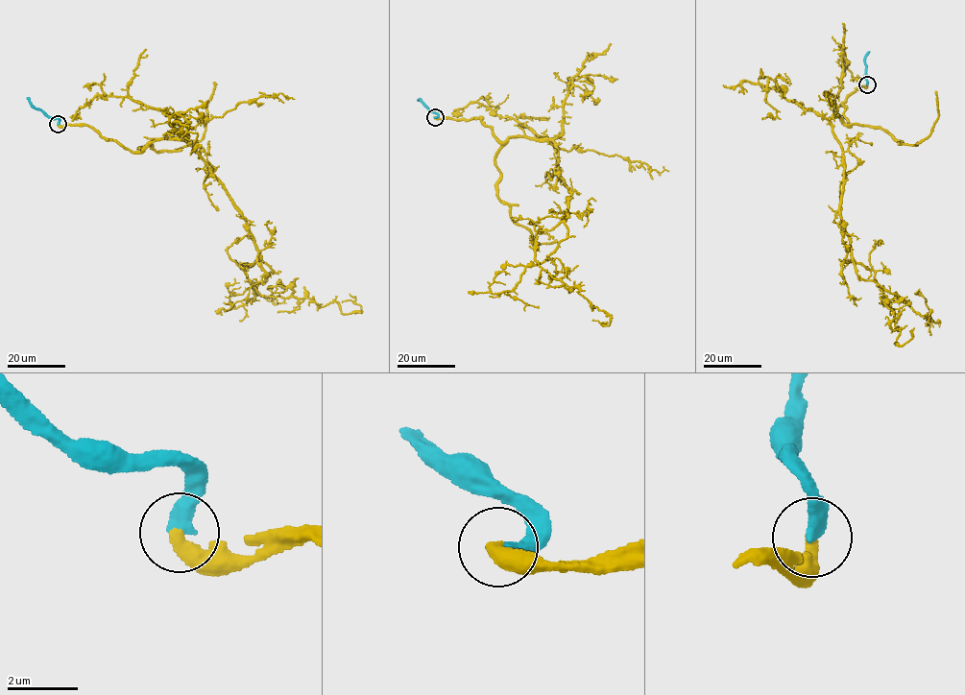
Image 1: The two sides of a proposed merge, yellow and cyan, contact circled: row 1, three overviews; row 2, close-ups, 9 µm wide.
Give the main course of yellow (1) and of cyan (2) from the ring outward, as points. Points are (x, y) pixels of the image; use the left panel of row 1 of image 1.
1: (58, 124), (132, 151), (183, 141), (245, 220), (256, 292), (362, 311), (342, 302)
2: (58, 124), (58, 118), (47, 116), (27, 97)

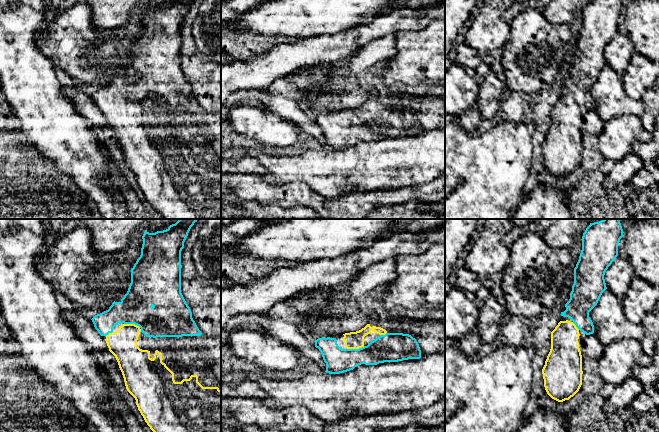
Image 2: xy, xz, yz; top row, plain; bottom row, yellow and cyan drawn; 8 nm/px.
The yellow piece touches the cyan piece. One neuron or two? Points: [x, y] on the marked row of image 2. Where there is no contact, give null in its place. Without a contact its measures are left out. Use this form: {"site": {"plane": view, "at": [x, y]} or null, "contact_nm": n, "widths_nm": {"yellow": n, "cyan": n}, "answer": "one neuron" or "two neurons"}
{"site": {"plane": "xz", "at": [355, 348]}, "contact_nm": 150, "widths_nm": {"yellow": 140, "cyan": 220}, "answer": "one neuron"}

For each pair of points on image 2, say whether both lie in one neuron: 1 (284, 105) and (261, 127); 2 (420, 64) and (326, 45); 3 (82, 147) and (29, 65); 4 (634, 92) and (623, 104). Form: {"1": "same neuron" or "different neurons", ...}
{"1": "different neurons", "2": "different neurons", "3": "same neuron", "4": "different neurons"}

